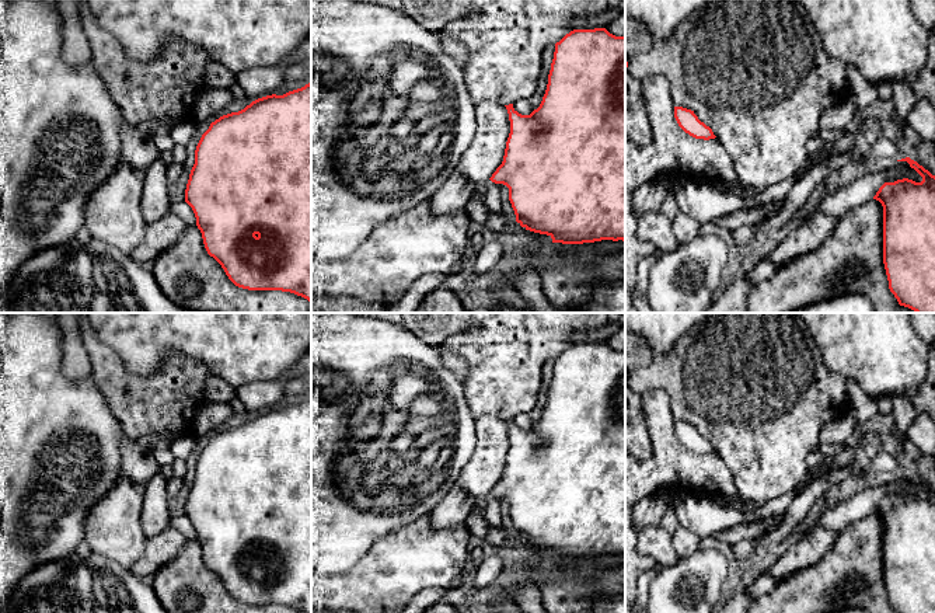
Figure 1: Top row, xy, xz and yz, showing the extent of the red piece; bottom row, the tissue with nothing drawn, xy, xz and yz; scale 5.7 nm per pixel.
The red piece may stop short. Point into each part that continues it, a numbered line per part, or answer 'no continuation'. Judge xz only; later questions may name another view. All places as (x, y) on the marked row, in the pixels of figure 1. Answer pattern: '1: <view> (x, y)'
1: xz (480, 190)

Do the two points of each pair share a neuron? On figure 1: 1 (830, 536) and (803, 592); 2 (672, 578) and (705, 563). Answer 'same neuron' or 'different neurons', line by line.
1: different neurons
2: same neuron

